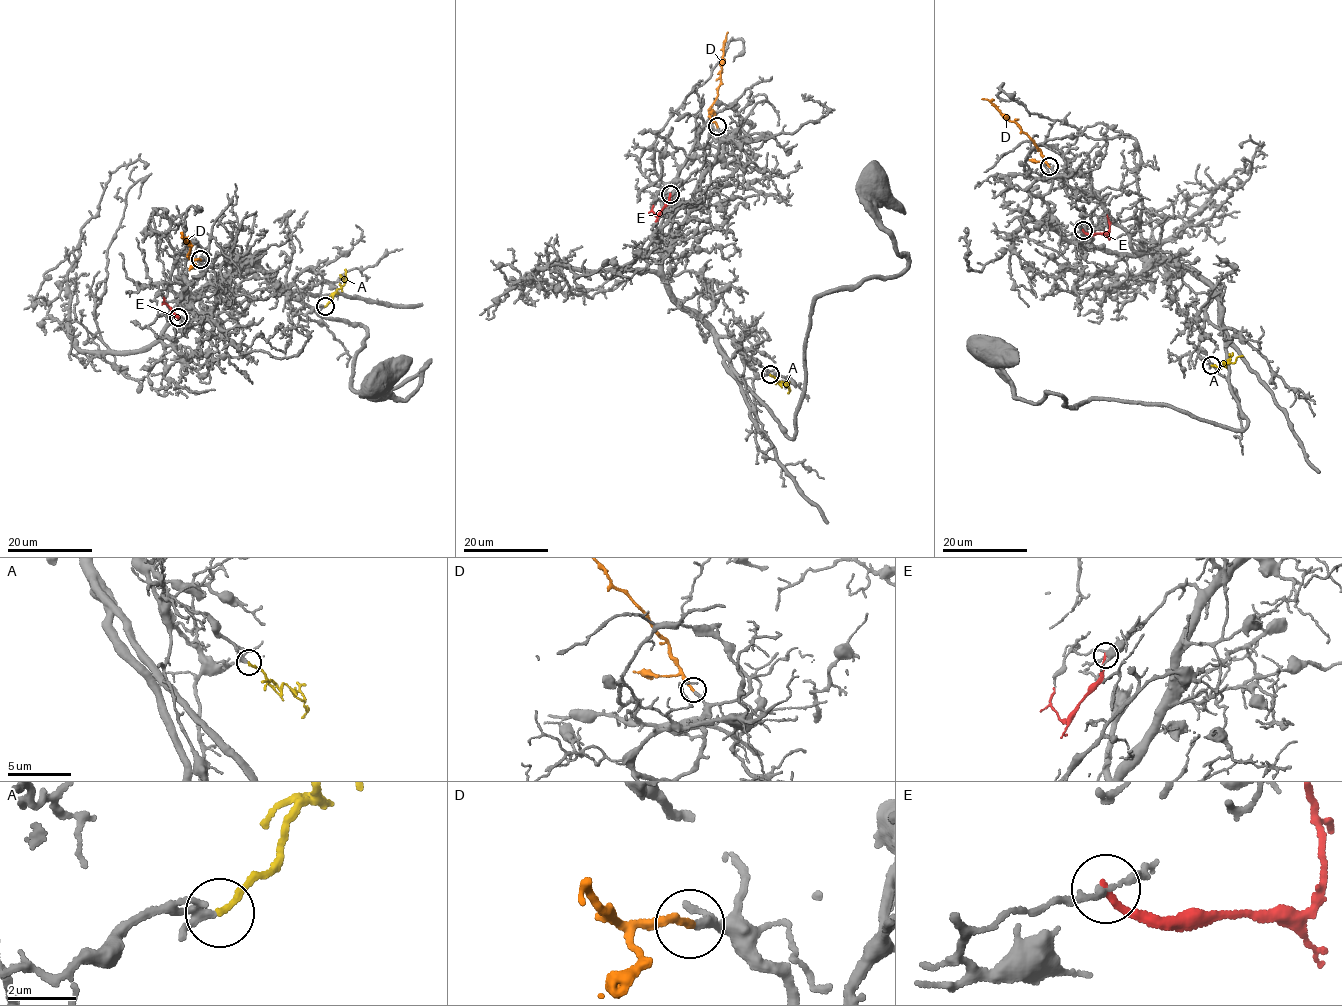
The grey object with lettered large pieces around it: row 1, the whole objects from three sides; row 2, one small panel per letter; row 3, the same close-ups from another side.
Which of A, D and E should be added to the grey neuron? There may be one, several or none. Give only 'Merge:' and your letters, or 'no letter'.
Merge: A, D

